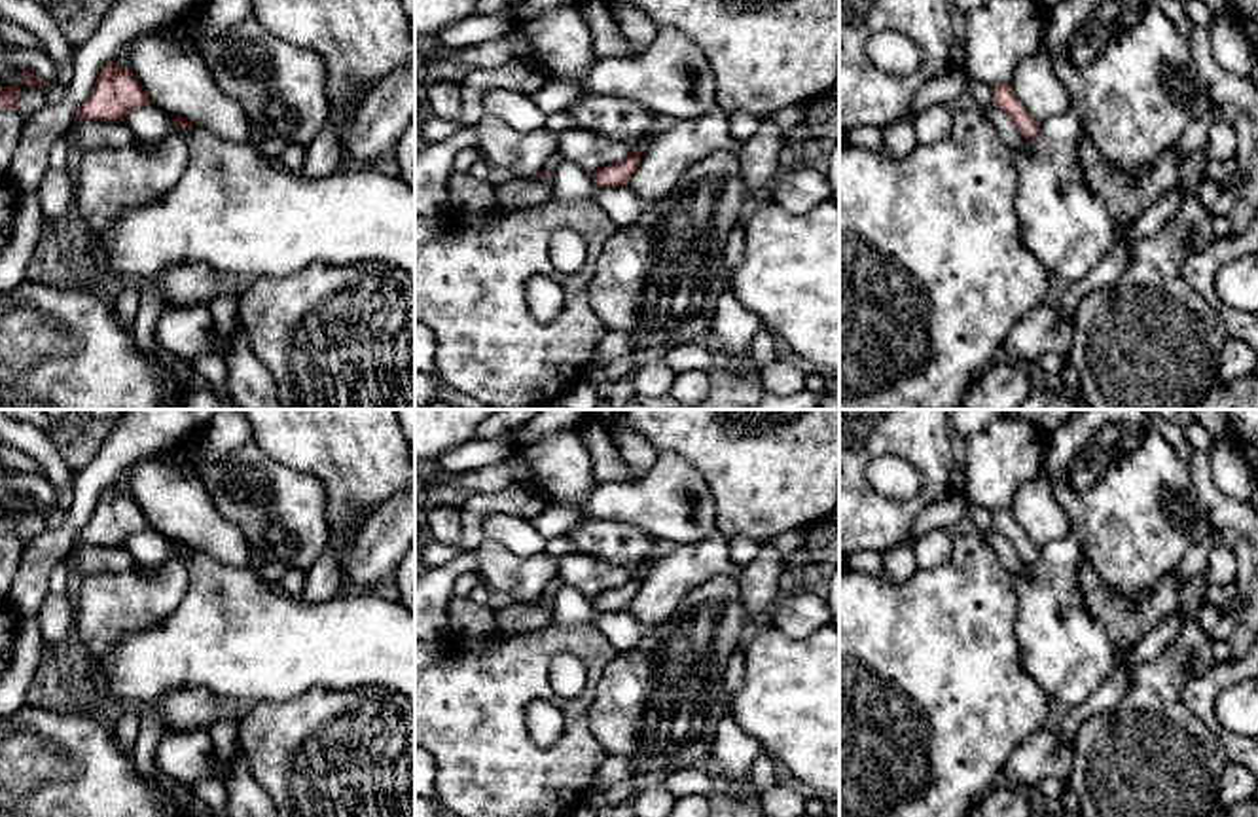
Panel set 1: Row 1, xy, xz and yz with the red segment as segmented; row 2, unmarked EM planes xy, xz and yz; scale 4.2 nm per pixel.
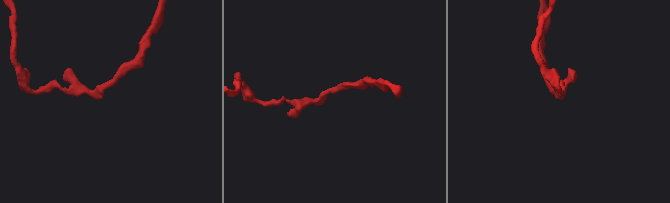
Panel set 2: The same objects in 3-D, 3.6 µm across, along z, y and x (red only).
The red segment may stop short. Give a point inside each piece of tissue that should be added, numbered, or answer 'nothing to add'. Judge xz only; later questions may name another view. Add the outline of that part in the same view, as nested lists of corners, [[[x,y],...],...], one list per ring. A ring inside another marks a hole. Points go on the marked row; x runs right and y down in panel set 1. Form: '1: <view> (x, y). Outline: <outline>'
nothing to add

